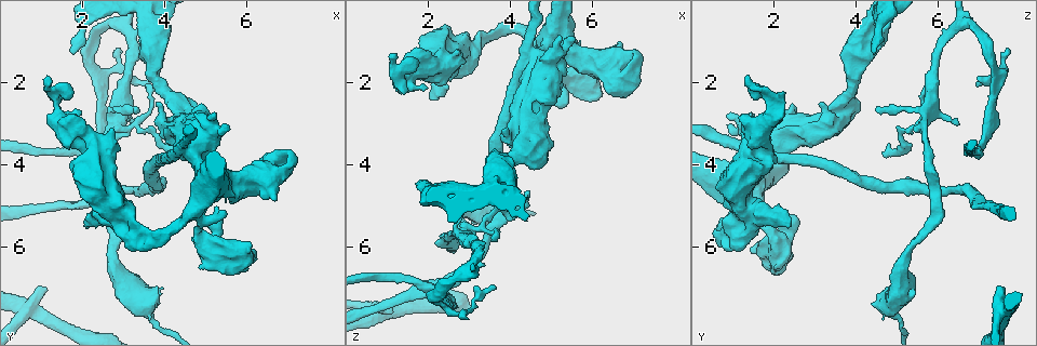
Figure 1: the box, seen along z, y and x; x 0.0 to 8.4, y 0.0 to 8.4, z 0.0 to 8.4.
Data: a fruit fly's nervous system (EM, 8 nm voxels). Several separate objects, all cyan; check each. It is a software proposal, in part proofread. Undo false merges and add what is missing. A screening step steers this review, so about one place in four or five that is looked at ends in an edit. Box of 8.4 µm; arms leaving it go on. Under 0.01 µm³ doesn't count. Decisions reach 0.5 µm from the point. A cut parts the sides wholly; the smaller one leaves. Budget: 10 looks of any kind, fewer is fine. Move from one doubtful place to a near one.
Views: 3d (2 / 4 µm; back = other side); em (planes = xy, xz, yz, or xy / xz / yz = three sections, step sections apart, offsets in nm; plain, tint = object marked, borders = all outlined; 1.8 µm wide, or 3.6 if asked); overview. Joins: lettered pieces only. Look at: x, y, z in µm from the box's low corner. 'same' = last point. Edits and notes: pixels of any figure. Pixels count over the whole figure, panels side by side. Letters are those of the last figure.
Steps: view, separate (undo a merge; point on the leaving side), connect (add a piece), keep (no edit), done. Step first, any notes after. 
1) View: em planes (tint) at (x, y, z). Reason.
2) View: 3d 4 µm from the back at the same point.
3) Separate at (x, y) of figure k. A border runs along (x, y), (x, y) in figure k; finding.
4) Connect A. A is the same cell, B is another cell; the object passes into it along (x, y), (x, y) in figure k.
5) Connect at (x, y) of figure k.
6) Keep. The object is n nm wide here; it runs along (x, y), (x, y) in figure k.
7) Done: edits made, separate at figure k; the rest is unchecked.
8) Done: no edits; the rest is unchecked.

View: em 3.6 µm xz step 4 (borders) at (4.45, 3.00, 3.15). Four or more arms meet.

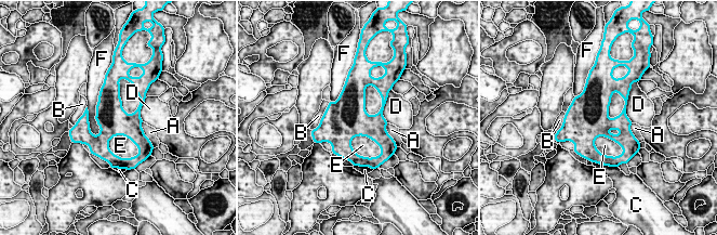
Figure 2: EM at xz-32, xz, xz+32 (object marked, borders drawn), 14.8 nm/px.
Keep. The object is 460 nm wide here; A, B, C, D, E and F are other cells; a border runs along (350, 140), (366, 135), (381, 152) in figure 2; all the same neuron.

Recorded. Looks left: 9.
View: em xz step 4 (borders) at (1.10, 1.85, 1.35). An open end.

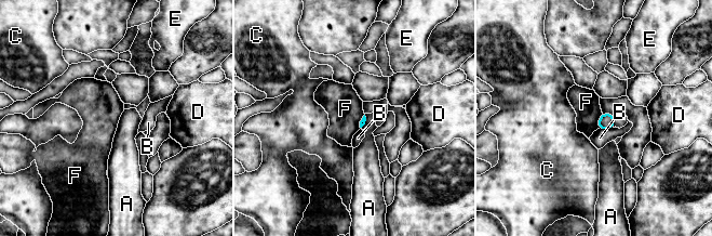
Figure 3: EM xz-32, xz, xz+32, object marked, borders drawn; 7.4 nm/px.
View: em planes (borders) at the same point.

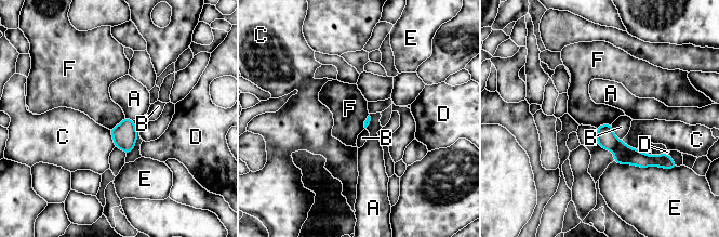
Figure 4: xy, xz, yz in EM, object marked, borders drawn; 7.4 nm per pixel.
Keep. The longest contact is with E, 340 nm; A, B, C, D, E and F are other cells; no lettered piece goes on from it.

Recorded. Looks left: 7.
View: 3d 4 µm at (1.80, 1.35, 4.45). An open end.

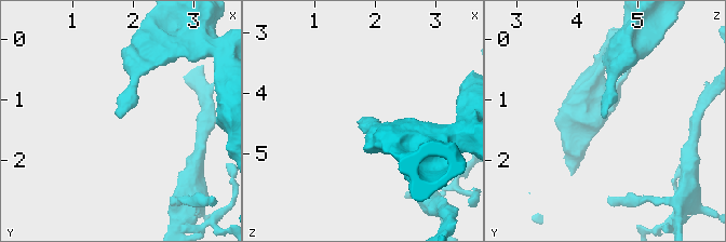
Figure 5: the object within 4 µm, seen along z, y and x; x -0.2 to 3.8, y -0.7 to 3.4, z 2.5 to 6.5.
View: em planes (plain) at (1.80, 1.30, 4.45).

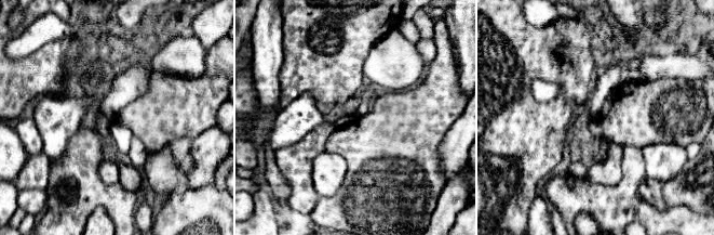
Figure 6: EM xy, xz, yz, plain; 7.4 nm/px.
View: em planes (borders) at the same point. See the neighbours.

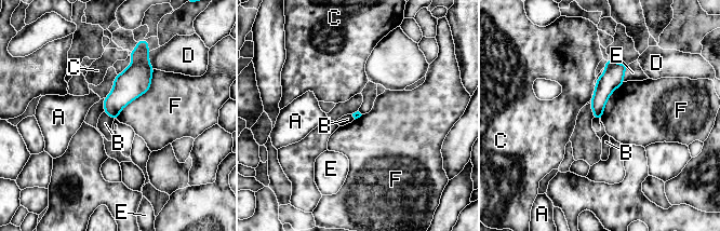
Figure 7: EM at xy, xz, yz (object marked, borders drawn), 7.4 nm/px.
Keep. A, B, C, D, E and F are other cells; a border runs along (154, 69), (150, 86), (116, 119) in figure 7; no lettered piece goes on from it.

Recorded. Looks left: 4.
View: em planes (plain) at (6.10, 6.25, 1.95). Abrupt turn.

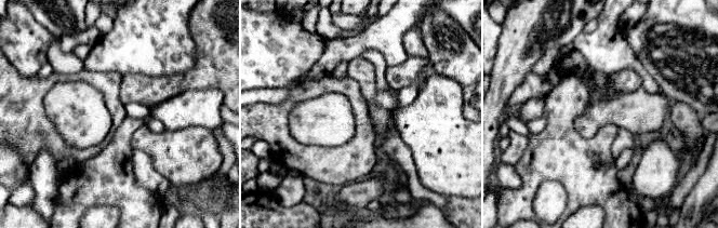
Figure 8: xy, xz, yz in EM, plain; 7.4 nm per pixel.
View: em planes (borders) at the same point. See the neighbours.

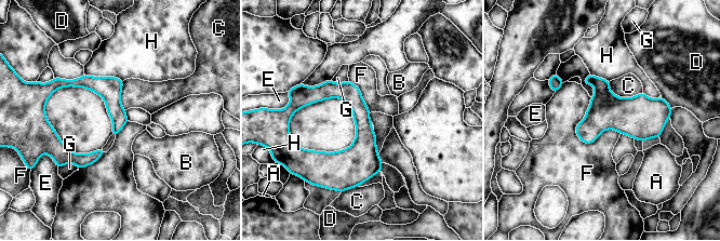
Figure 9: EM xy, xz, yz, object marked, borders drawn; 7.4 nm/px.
Keep. A, B, C, D, E, F, G and H are other cells; a border runs along (589, 97), (576, 135), (620, 134) in figure 9; all the same neuron.

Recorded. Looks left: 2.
Done: no edits; the rest is unchecked.

